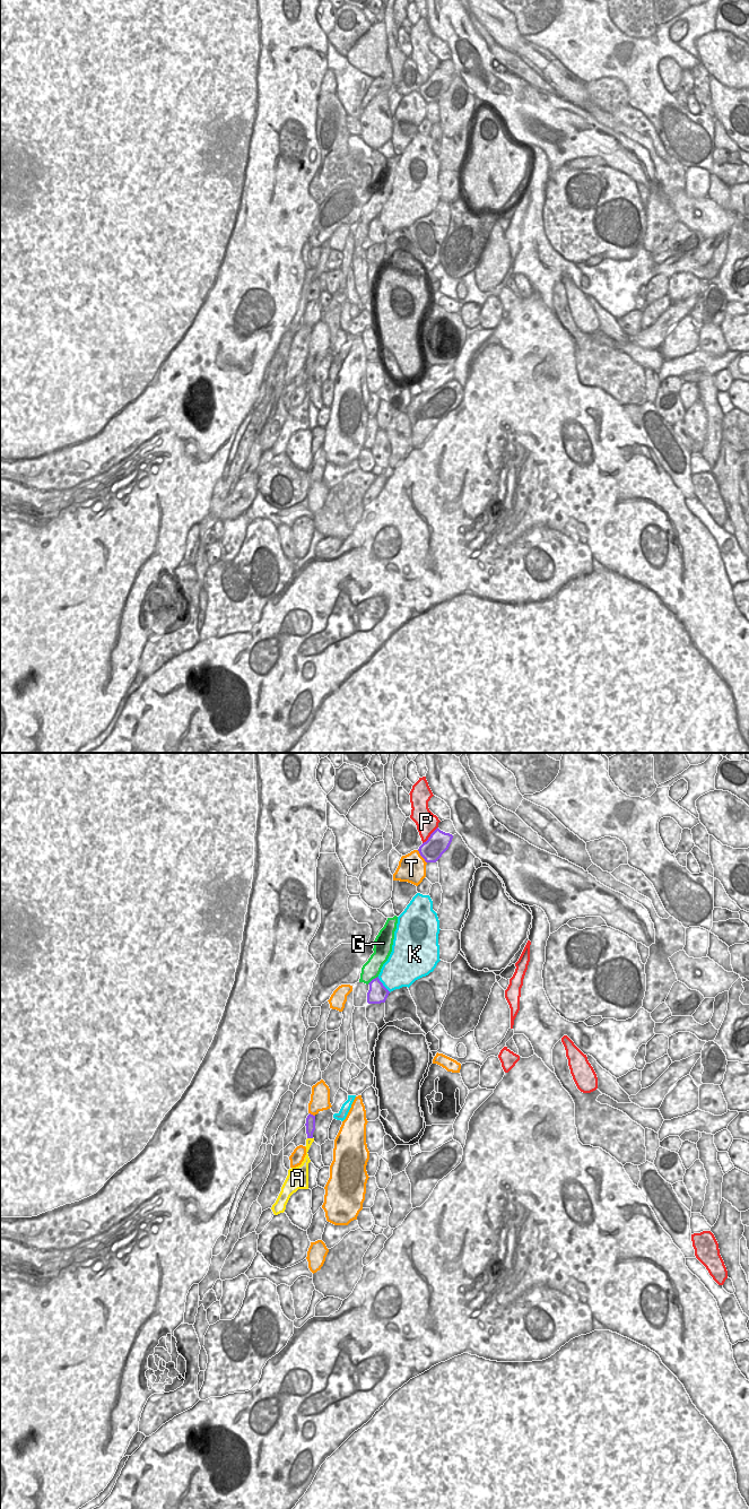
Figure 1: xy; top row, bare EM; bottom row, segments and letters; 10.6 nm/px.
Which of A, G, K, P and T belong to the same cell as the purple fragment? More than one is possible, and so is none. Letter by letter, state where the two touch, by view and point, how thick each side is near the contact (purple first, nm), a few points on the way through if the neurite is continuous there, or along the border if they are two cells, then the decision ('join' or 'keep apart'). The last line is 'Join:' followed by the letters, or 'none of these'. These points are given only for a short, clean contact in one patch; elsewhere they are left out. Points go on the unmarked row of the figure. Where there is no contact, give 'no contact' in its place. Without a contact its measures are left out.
A: contact xy (310, 378); calibres 100 and 70 nm; way xy (310, 364), (310, 378), (308, 382); join
G: contact xy (373, 219); calibres 200 and 190 nm; keep apart
K: contact xy (382, 225); calibres 200 and 360 nm; keep apart
P: contact xy (430, 76); calibres 240 and 220 nm; keep apart
T: contact xy (421, 96); calibres 240 and 300 nm; keep apart
Join: A

